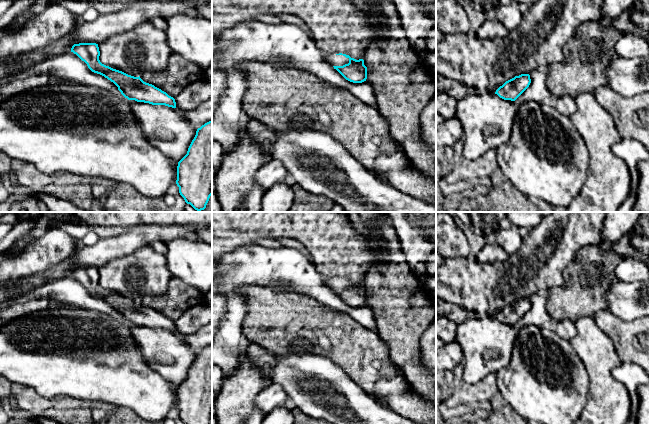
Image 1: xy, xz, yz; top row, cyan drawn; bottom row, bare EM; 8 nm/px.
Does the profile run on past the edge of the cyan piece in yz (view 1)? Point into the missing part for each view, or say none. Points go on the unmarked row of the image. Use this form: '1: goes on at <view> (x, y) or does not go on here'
1: does not go on here

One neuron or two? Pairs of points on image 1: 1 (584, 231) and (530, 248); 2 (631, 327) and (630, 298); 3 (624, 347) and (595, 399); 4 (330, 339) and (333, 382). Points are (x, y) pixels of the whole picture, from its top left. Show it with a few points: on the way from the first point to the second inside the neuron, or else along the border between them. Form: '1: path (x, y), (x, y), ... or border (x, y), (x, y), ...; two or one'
1: path (571, 225), (557, 225), (543, 237); one
2: border (609, 311), (624, 320), (638, 318); two
3: border (608, 335), (617, 355), (622, 361); two
4: border (310, 353), (328, 357), (350, 377); two

